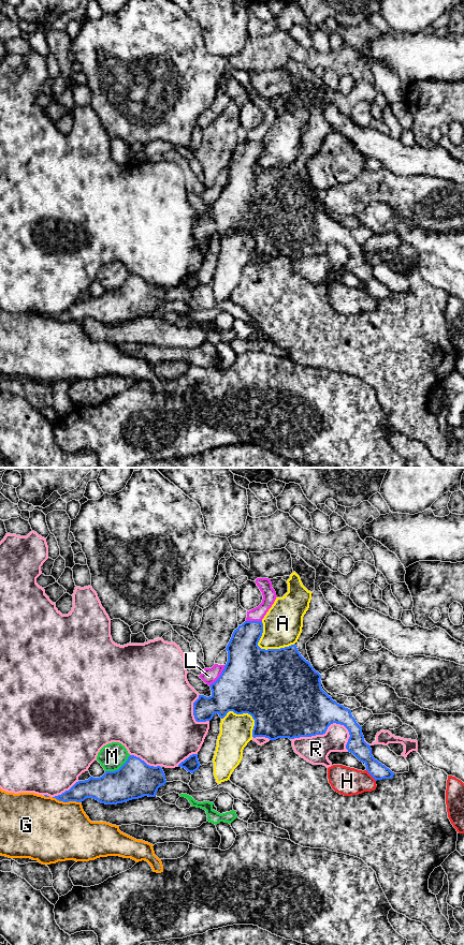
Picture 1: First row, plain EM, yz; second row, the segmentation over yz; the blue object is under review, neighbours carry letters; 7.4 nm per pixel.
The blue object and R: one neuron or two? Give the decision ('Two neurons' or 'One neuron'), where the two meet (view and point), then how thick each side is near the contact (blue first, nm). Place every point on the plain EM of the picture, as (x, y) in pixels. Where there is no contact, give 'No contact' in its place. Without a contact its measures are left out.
Two neurons. Touches blue at yz (321, 253). Thickness 440 nm (blue) against 200 nm

